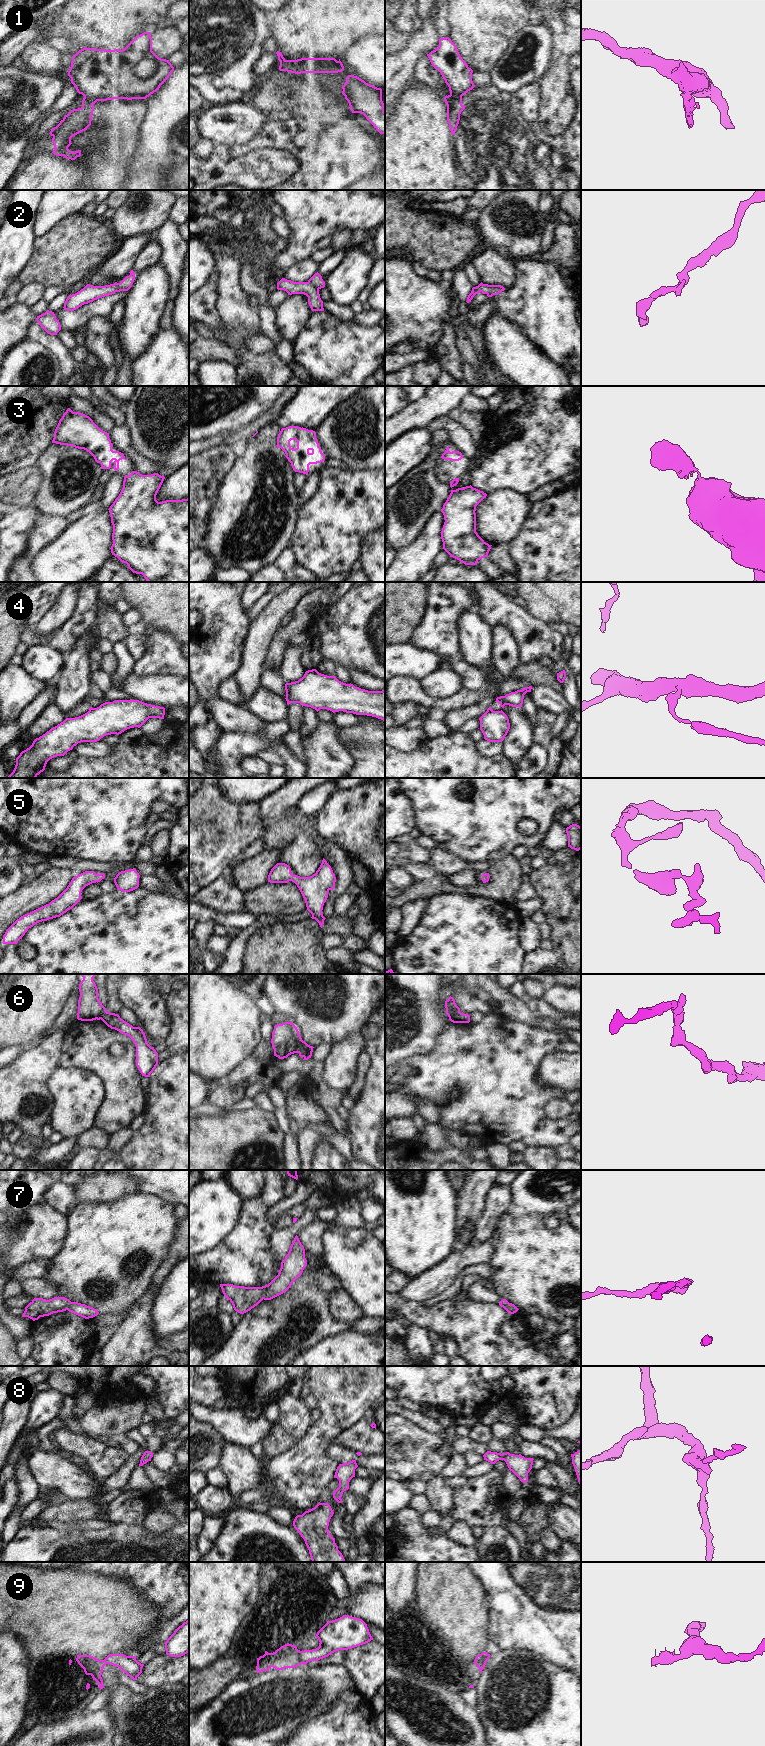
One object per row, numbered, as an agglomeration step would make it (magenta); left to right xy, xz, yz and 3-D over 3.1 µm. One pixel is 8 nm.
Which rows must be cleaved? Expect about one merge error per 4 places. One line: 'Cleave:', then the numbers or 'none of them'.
Cleave: 1, 4, 6, 9

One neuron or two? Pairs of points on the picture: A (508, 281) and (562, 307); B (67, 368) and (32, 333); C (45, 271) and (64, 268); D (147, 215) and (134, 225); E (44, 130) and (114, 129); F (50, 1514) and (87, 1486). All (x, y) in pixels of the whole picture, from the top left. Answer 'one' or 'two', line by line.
A: two
B: one
C: one
D: one
E: two
F: two

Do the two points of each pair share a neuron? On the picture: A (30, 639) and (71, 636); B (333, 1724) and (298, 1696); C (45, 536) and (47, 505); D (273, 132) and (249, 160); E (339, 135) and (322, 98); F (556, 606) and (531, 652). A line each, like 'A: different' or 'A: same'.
A: same
B: different
C: different
D: different
E: different
F: different

